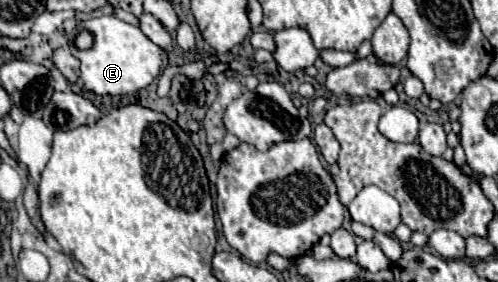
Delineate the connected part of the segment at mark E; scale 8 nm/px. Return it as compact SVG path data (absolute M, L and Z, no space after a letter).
M117 16L89 18L79 24L79 30L89 30L93 46L79 50L71 46L71 54L81 62L81 80L87 90L99 96L125 96L147 88L161 70L161 48L153 44L137 26L119 20Z

